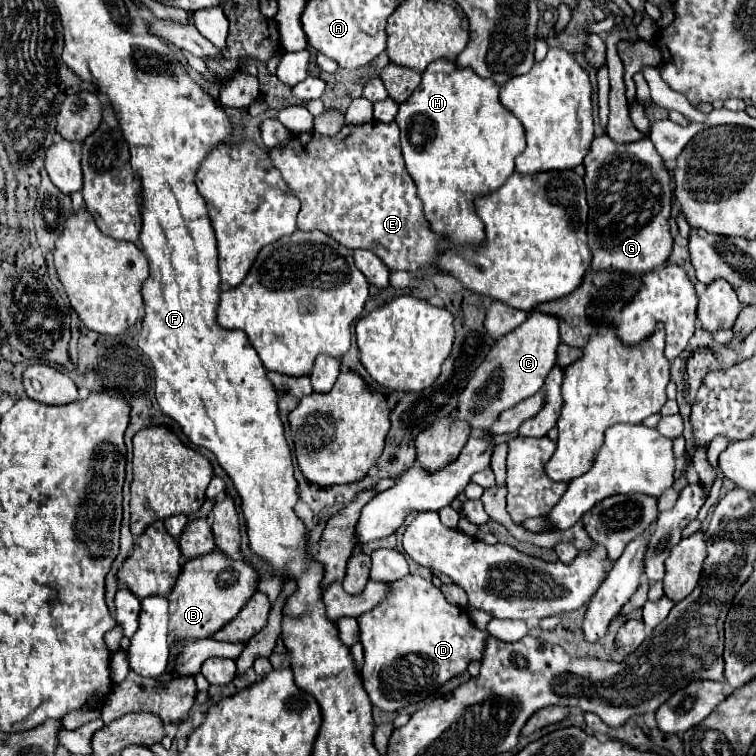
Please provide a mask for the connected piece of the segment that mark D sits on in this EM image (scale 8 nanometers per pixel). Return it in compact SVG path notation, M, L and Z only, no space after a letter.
M407 575L391 583L389 599L383 599L377 607L359 617L361 627L361 643L365 649L365 663L361 667L365 689L371 697L371 703L383 711L399 711L411 703L421 703L429 699L443 683L451 677L463 673L471 659L481 659L481 651L485 647L487 631L477 629L465 609L447 603L443 593L423 577Z

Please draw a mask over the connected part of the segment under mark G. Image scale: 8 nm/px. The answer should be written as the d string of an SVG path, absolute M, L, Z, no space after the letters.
M607 135L595 137L585 157L585 187L589 199L589 247L593 251L593 271L615 271L625 275L645 275L661 267L673 249L673 237L669 233L671 217L671 187L669 171L663 159L655 151L649 139L641 139L627 145L617 145Z

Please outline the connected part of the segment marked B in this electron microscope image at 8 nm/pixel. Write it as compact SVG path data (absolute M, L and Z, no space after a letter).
M219 551L191 559L183 565L169 601L169 645L193 639L205 639L229 623L251 599L257 585L257 573L243 559L229 559Z

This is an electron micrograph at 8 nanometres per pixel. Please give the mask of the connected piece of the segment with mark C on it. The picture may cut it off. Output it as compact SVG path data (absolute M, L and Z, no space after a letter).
M533 311L527 317L527 321L521 327L517 327L517 331L511 331L509 335L495 341L485 361L477 367L475 375L469 379L465 391L461 393L455 419L467 421L471 425L471 431L491 429L503 411L515 407L519 401L535 395L543 387L549 371L555 365L557 347L559 347L557 317Z

